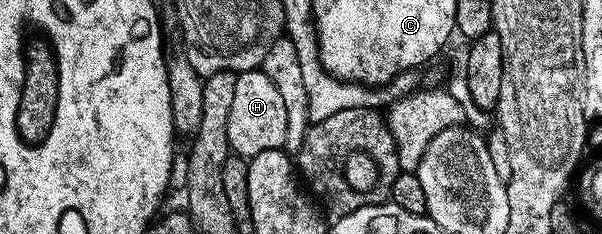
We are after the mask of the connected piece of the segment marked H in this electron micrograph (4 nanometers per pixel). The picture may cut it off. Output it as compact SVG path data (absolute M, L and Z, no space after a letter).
M252 69L246 73L237 74L235 83L235 100L231 102L231 116L227 118L227 139L230 150L236 156L243 158L259 155L259 151L271 151L284 146L287 139L287 110L275 83L261 69Z

